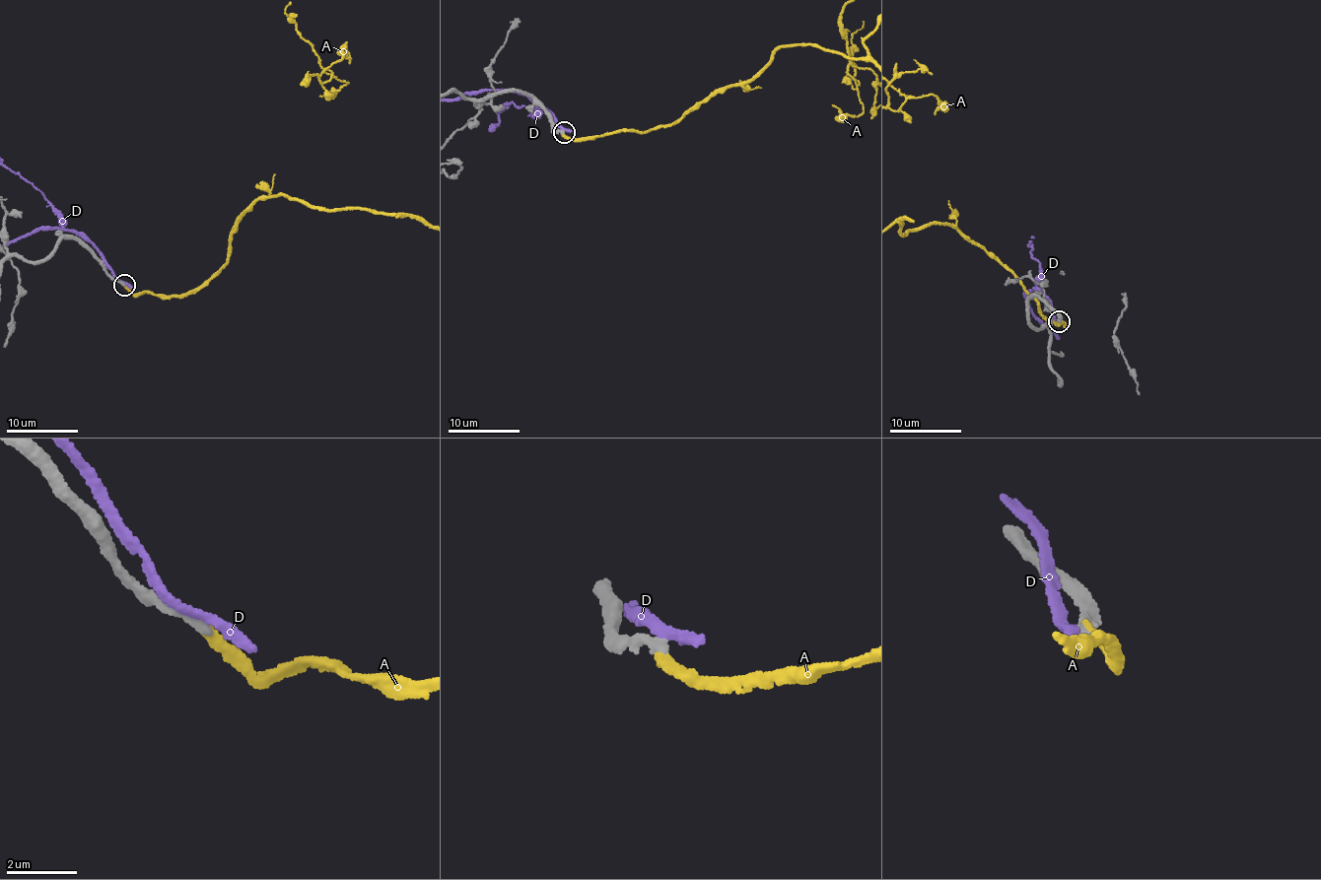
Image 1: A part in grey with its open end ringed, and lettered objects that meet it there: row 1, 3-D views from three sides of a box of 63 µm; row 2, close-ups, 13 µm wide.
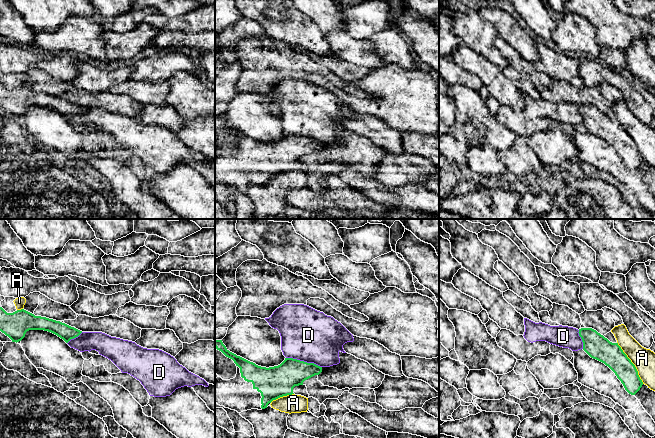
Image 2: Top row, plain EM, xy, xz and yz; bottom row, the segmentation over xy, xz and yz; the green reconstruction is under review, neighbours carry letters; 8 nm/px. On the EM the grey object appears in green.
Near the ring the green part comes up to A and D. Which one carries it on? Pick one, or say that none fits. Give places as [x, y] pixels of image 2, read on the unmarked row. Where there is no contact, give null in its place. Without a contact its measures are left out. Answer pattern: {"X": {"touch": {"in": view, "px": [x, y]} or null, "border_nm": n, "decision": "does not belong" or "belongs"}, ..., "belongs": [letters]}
{"A": {"touch": {"in": "yz", "px": [632, 139]}, "border_nm": 400, "decision": "does not belong"}, "D": {"touch": {"in": "xz", "px": [303, 137]}, "border_nm": 300, "decision": "does not belong"}, "belongs": []}

